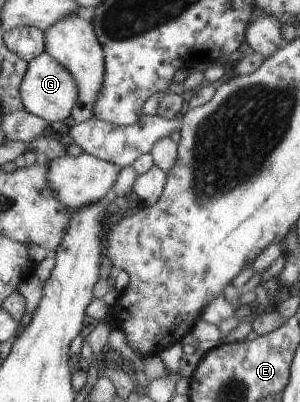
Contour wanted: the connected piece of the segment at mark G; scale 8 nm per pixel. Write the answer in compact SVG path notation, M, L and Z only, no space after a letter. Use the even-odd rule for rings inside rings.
M43 51L28 61L19 86L19 95L24 110L50 124L52 121L61 121L69 117L71 108L75 105L77 86L69 71Z

